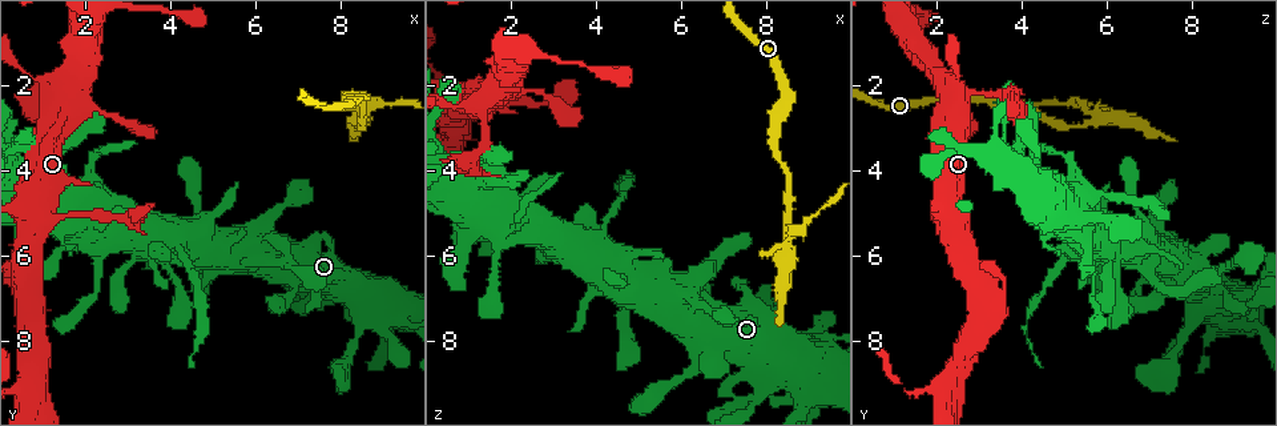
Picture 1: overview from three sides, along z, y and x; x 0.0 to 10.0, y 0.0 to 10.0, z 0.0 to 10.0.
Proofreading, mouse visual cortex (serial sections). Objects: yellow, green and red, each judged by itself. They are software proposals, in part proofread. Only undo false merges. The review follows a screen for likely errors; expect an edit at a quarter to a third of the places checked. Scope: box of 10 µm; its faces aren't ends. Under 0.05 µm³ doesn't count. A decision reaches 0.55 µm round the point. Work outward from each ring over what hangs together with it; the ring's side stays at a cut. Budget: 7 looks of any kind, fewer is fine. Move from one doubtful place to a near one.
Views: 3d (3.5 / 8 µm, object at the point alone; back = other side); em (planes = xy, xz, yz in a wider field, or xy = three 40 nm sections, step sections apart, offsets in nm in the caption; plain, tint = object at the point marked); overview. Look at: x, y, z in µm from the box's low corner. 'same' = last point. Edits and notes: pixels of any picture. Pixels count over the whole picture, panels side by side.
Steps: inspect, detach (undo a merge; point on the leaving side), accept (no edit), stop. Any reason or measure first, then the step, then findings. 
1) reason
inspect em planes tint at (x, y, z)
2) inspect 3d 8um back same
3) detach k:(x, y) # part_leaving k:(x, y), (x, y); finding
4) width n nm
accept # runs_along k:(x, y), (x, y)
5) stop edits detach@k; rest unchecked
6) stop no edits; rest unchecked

thin neck
inspect 3d 8um at (1.75, 4.65, 5.60)

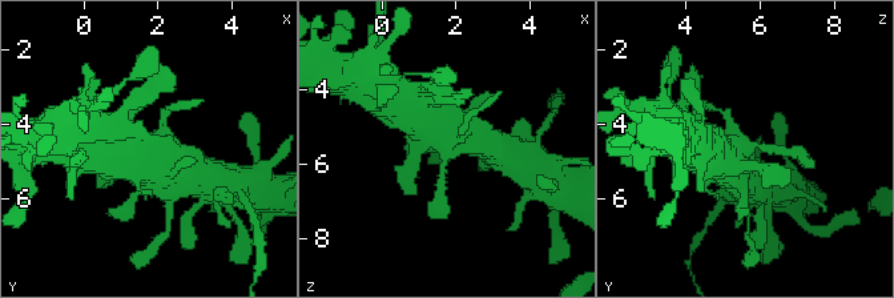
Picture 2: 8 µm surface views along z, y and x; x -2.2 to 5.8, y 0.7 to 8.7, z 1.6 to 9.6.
zoom in
inspect 3d 3.5um same

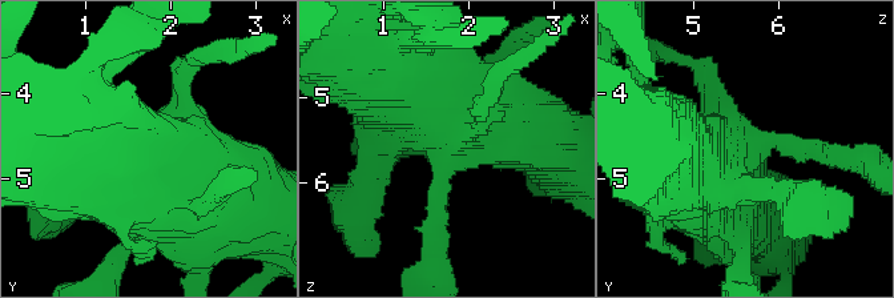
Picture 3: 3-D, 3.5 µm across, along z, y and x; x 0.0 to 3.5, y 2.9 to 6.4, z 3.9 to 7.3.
accept # runs_along 3:(536, 137), (386, 75); all the same cell

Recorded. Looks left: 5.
thick turns thin
inspect 3d 3.5um at (8.50, 2.90, 5.70)

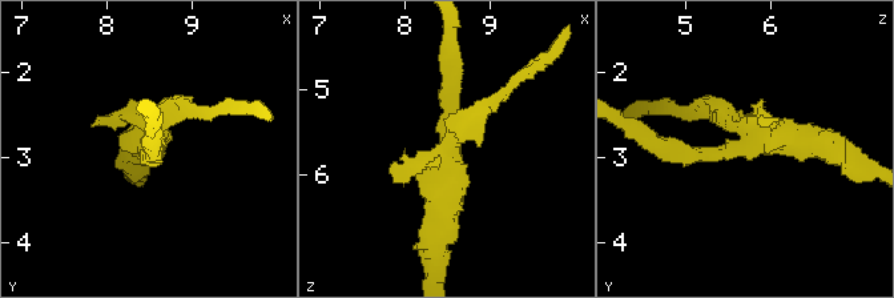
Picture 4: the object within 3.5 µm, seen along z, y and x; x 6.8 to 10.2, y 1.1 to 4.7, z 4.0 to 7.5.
inspect em planes tint at (8.55, 2.85, 5.70)

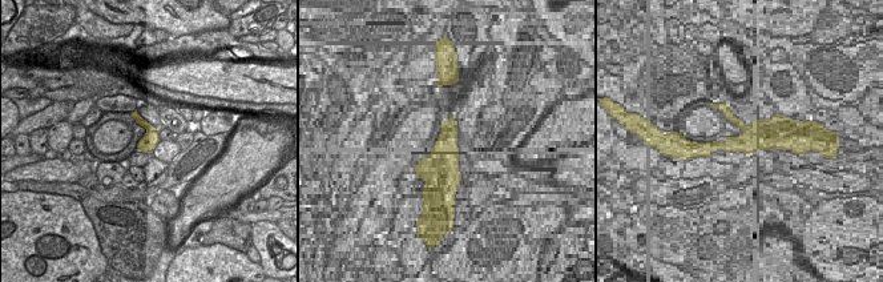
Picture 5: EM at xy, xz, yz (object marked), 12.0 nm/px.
cut it another way
inspect em xy step 1 tint same

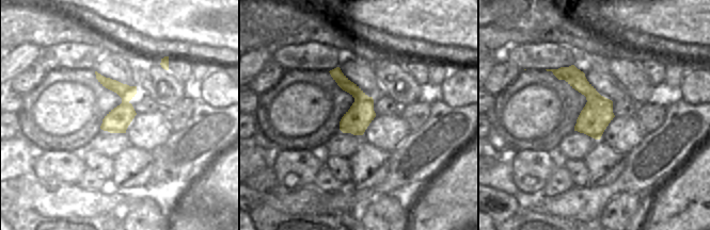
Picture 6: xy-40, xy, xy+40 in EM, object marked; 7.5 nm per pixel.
detach 4:(173, 107) # part_leaving 4:(456, 145), (464, 128), (547, 60); two cells meet here

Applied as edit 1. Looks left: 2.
abrupt turn
inspect 3d 3.5um at (1.30, 2.30, 2.55)

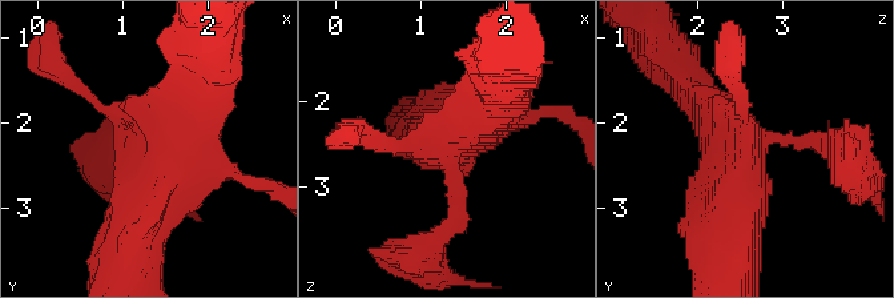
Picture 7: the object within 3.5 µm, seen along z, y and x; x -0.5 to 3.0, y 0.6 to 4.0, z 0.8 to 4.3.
accept # continuous, no second cell

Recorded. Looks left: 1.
stop edits detach@4; rest unchecked

